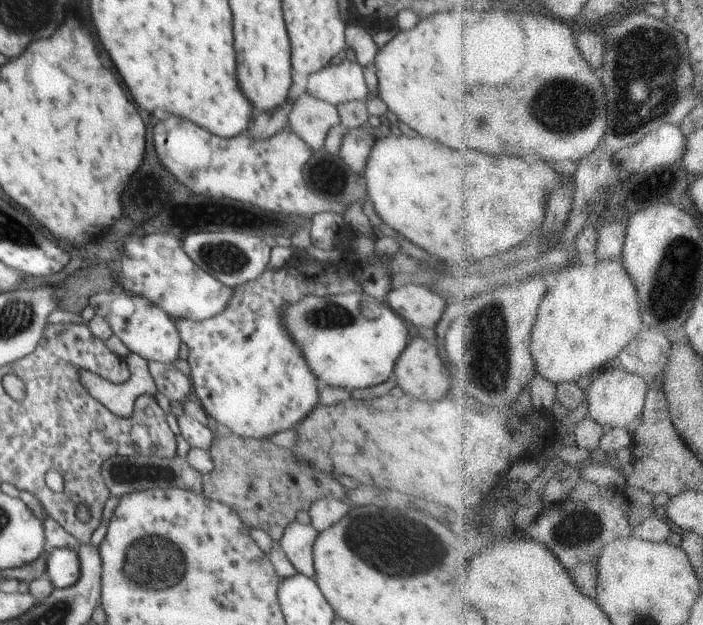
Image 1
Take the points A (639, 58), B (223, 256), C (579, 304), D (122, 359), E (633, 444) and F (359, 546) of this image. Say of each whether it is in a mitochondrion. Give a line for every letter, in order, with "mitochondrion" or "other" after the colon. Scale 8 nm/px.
A: mitochondrion
B: mitochondrion
C: other
D: other
E: other
F: mitochondrion

